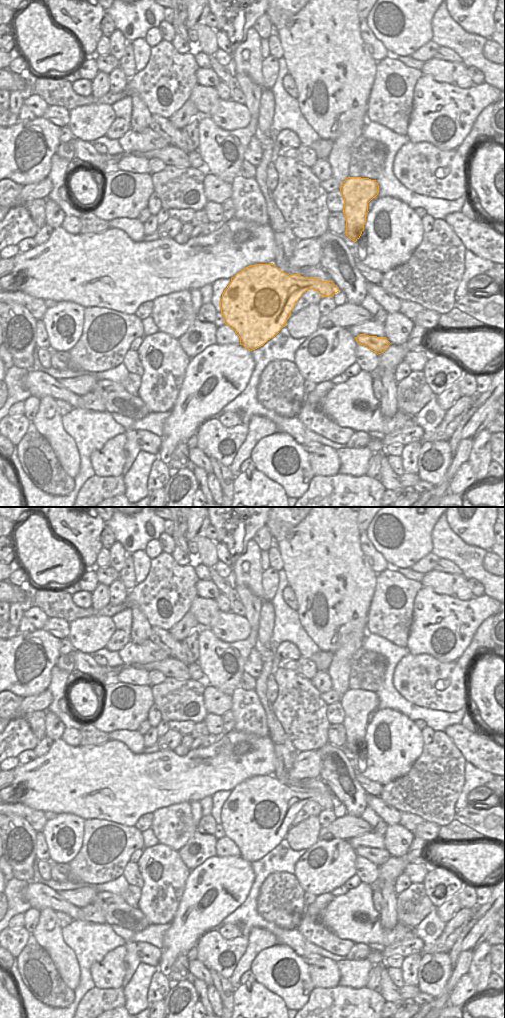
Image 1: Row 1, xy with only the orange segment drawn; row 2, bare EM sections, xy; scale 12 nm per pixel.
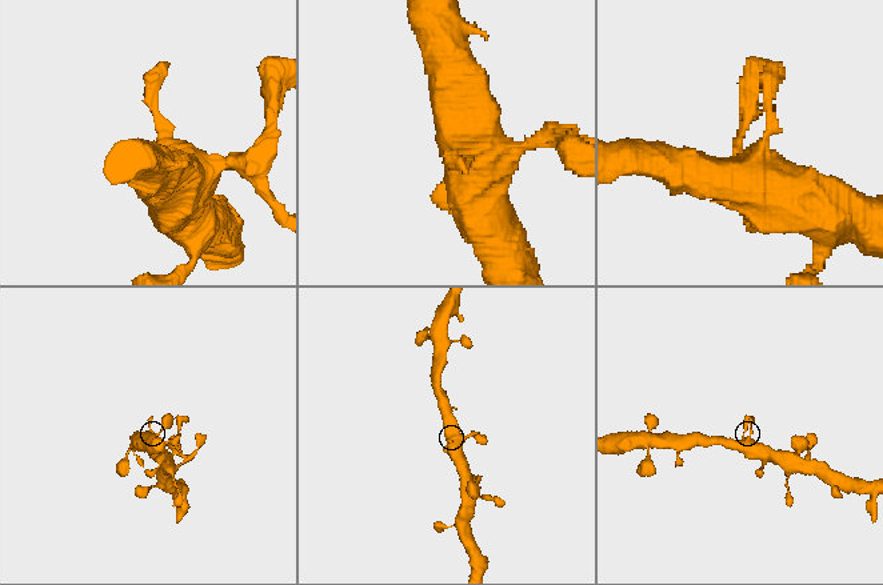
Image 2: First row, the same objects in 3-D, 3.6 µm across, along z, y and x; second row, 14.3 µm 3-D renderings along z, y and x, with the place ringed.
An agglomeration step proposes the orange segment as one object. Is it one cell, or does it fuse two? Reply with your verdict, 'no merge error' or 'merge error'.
no merge error

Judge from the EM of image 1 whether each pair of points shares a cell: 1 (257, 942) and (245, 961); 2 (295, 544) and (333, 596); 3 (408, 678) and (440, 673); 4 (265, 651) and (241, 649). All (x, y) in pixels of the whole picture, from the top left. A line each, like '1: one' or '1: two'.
1: one
2: one
3: one
4: two

